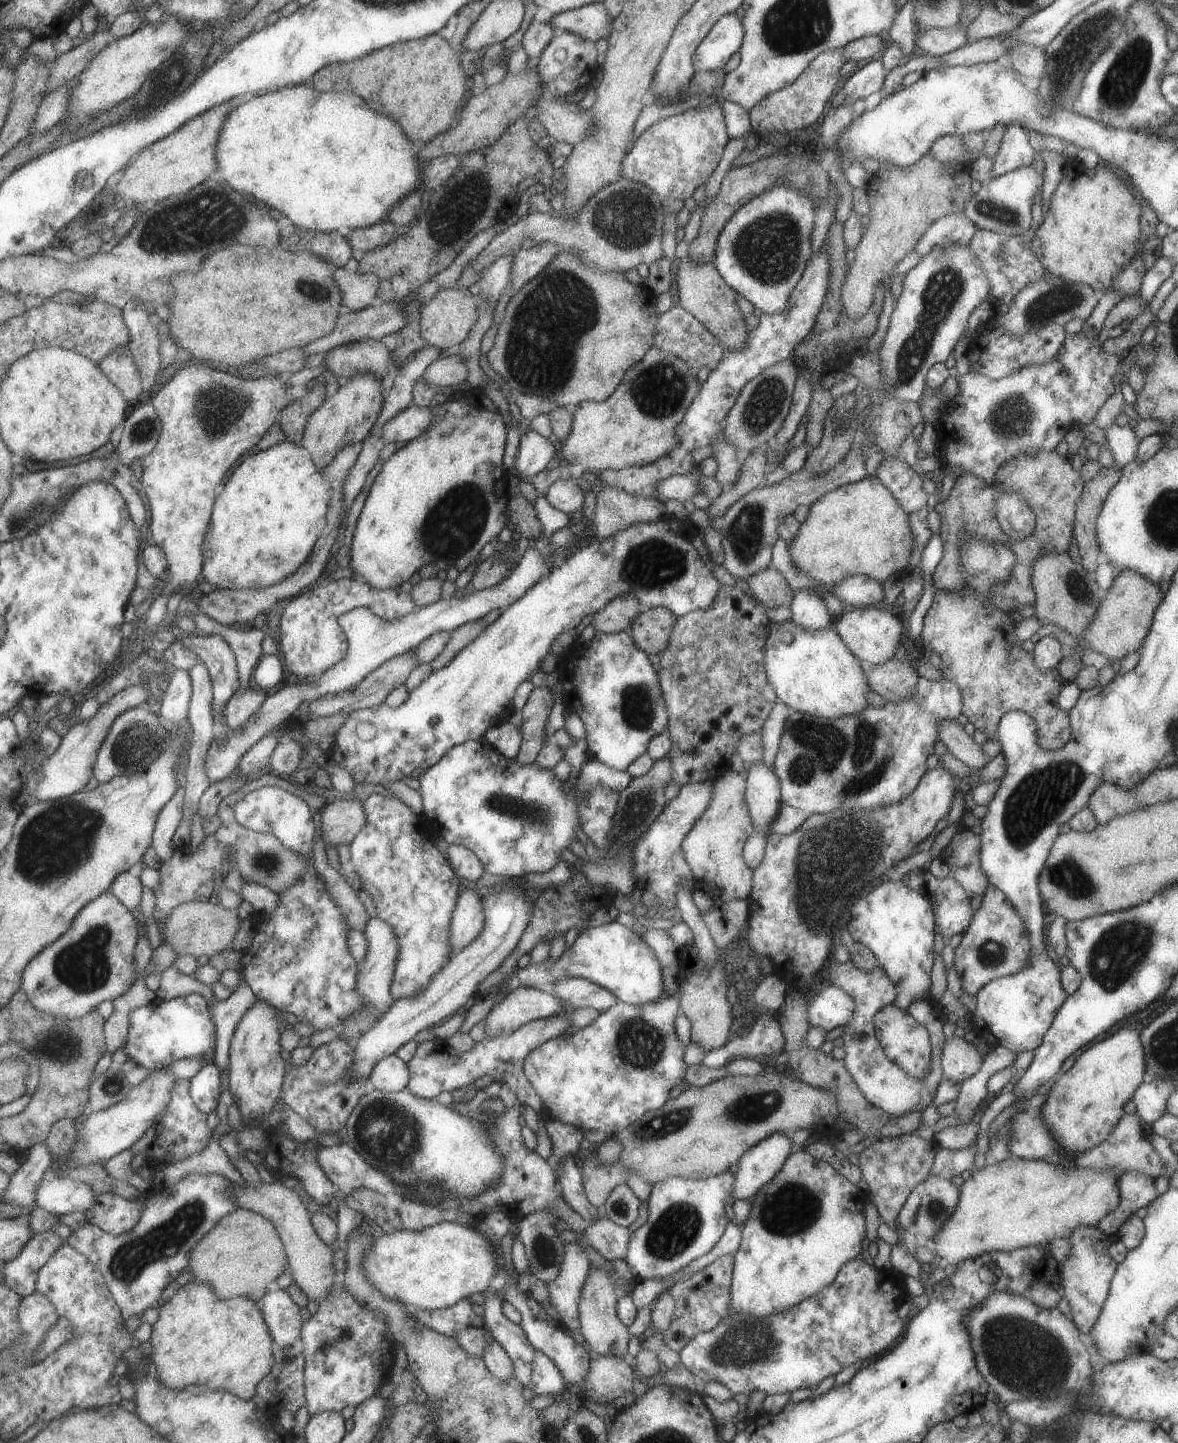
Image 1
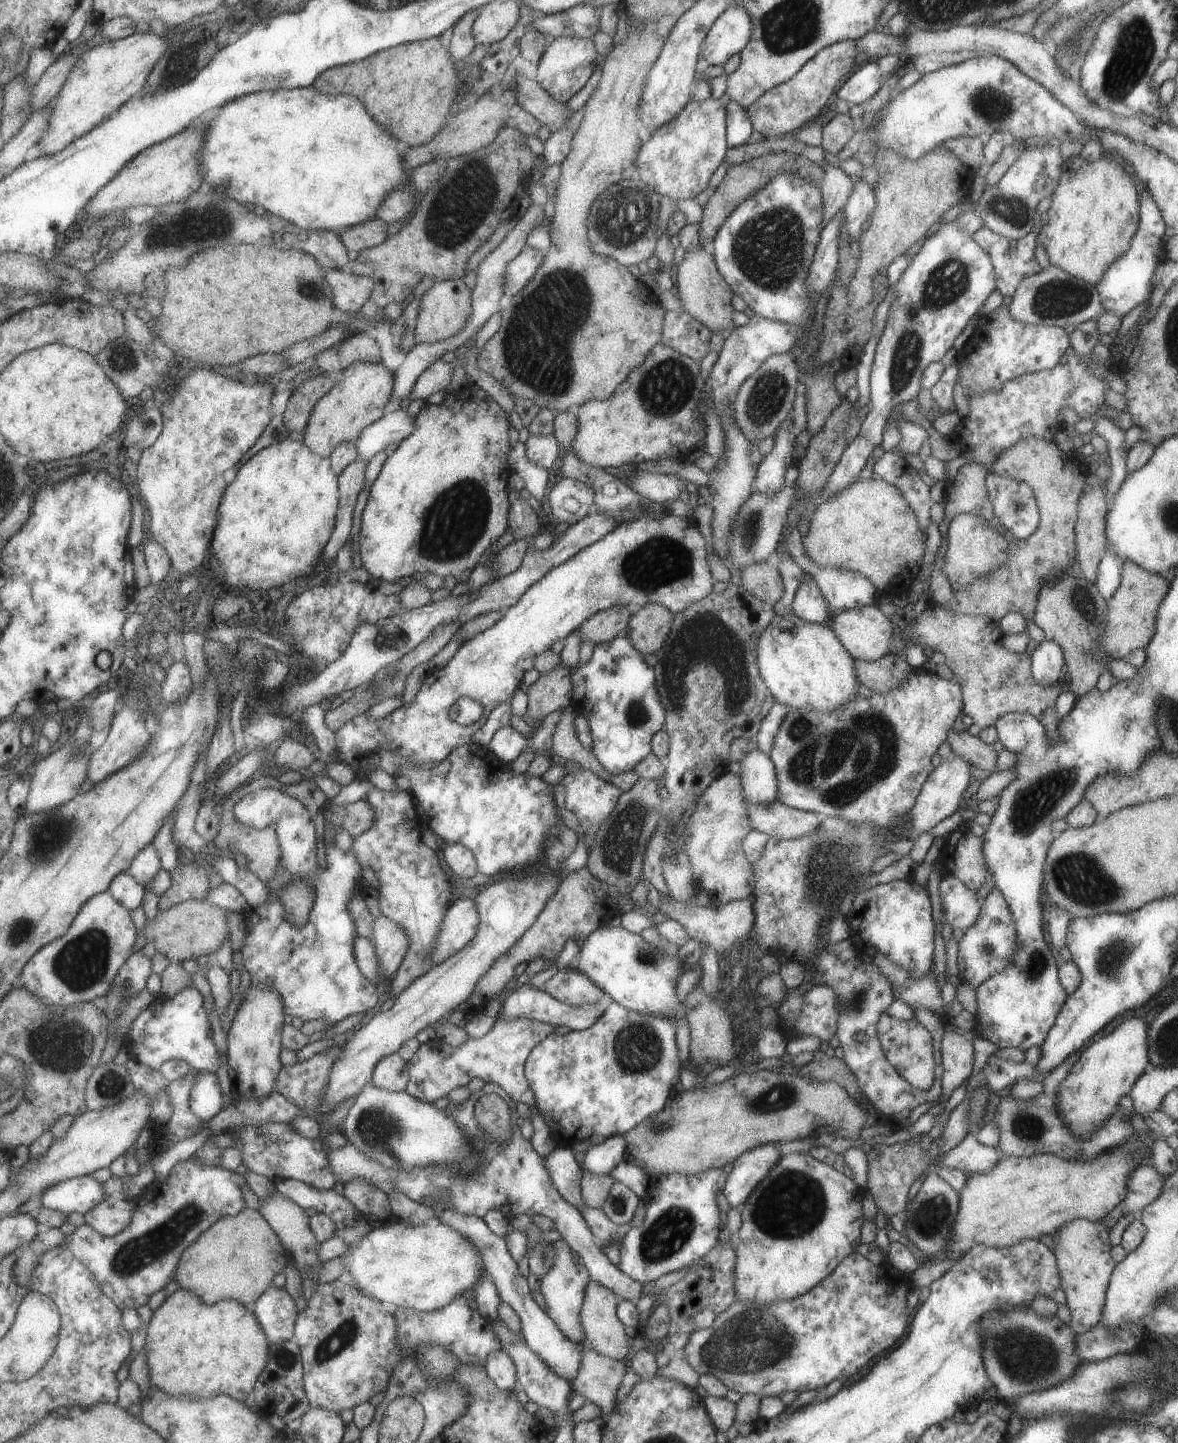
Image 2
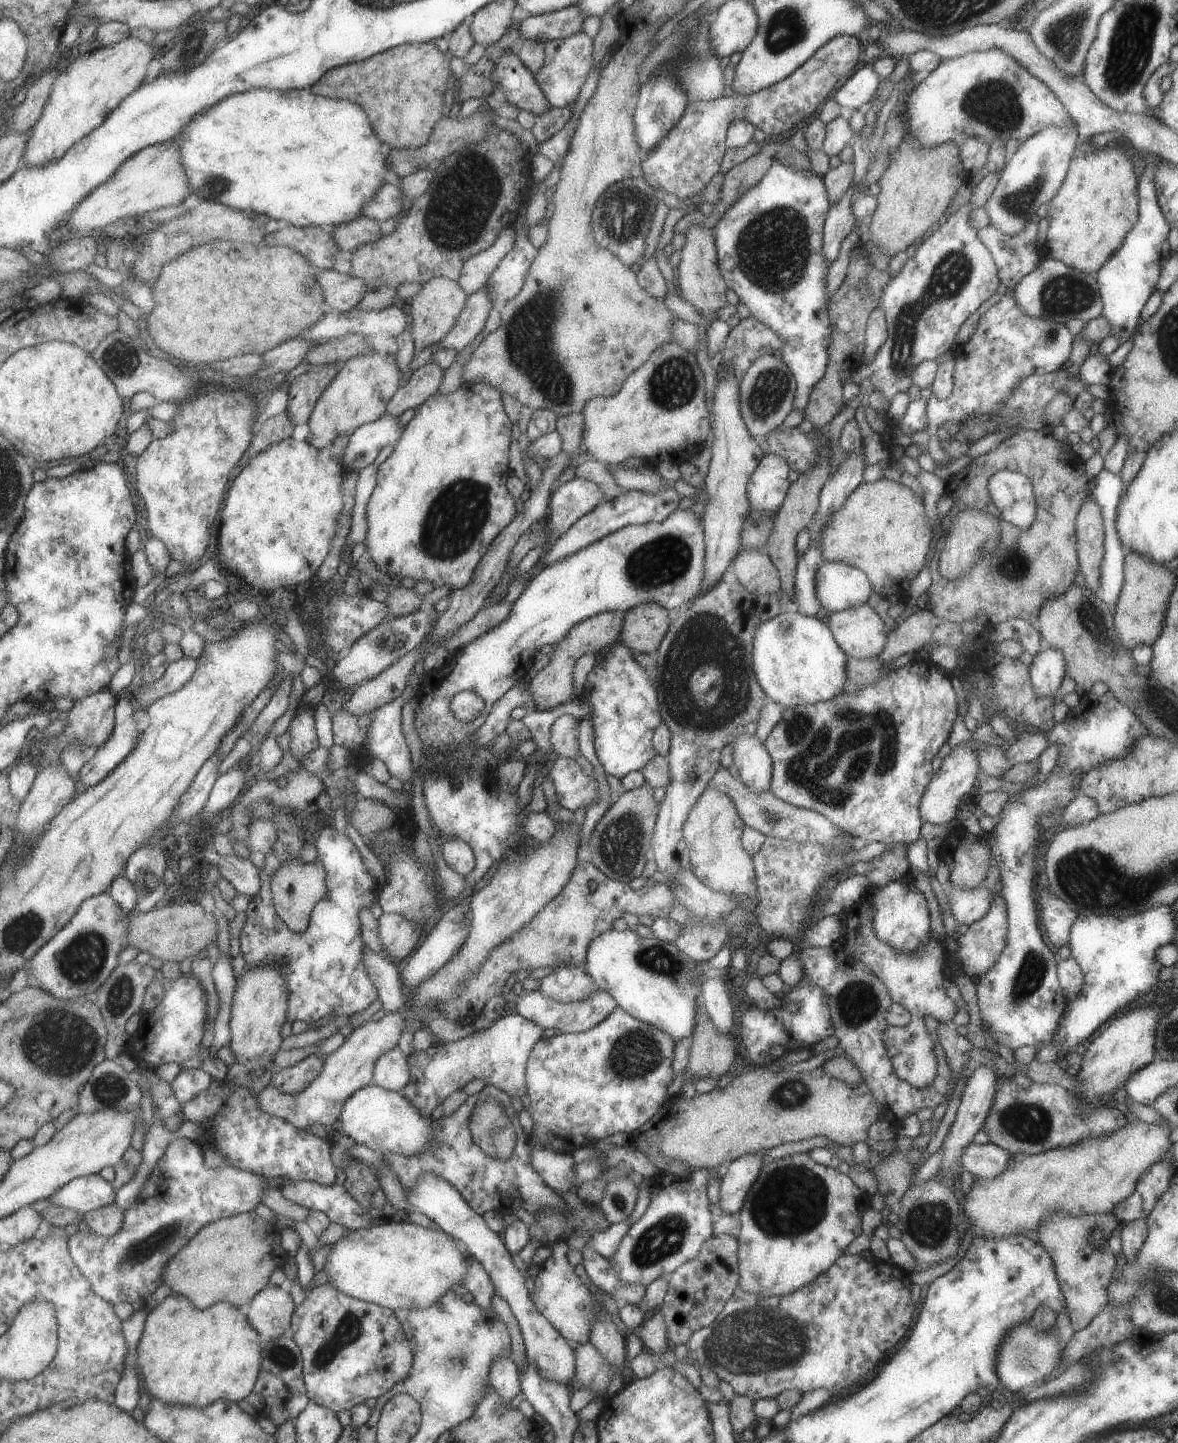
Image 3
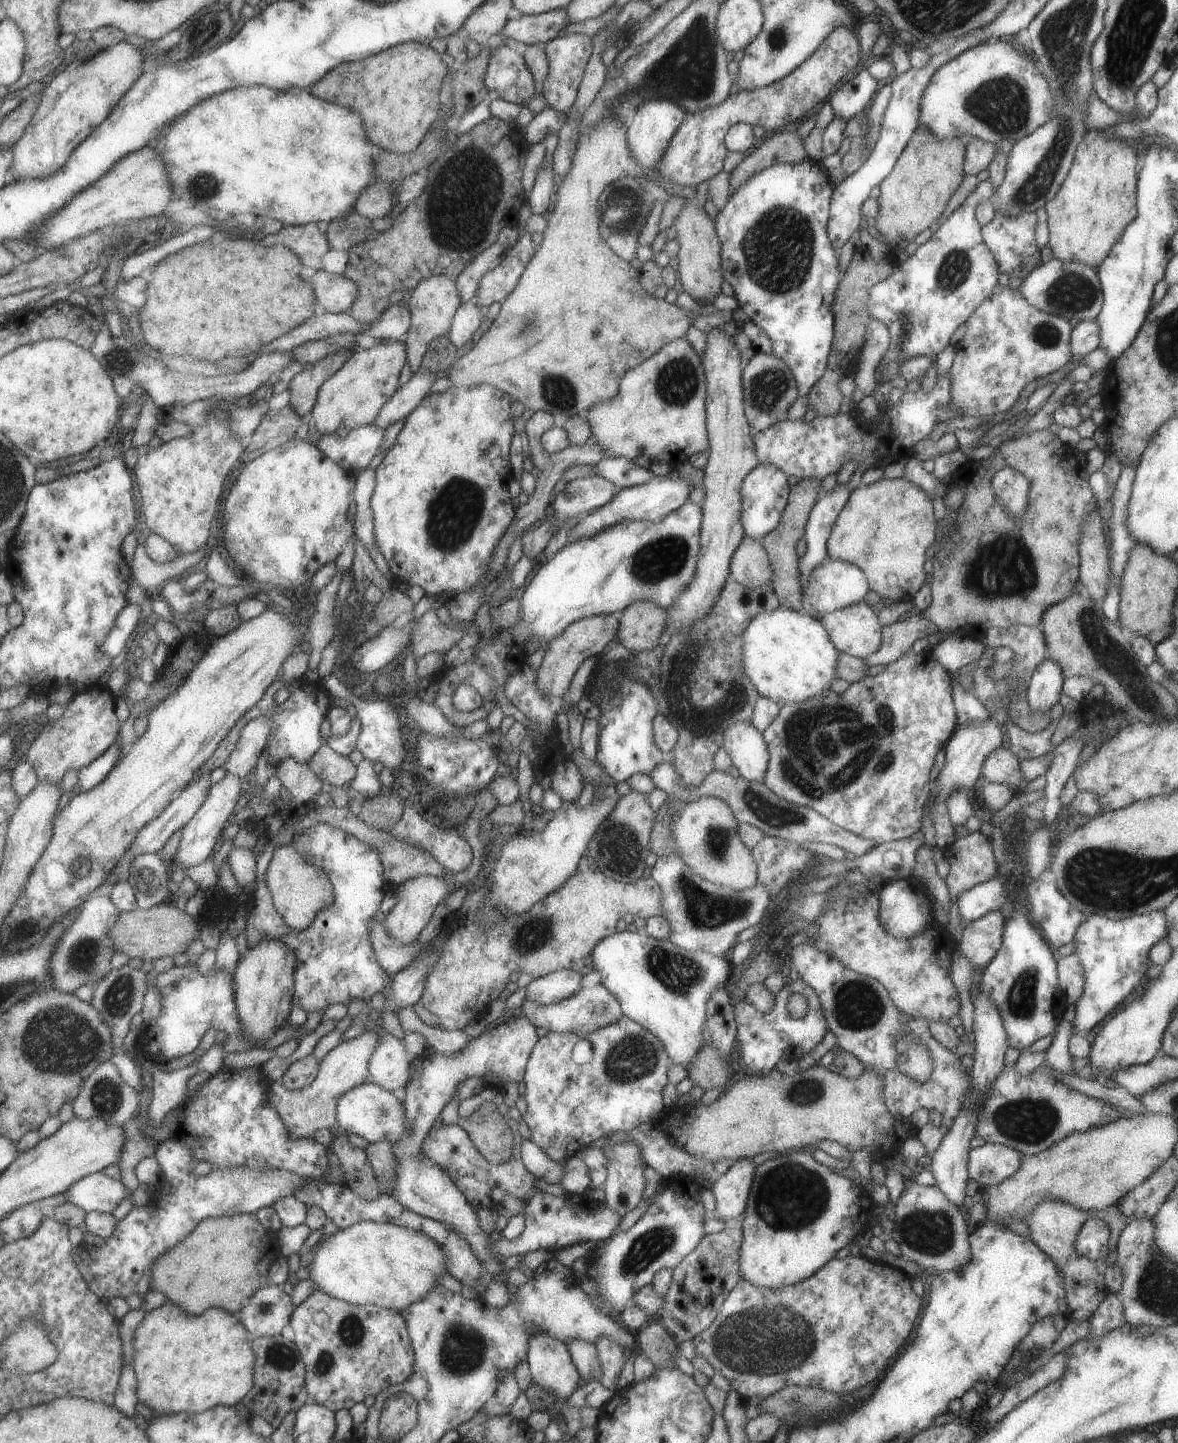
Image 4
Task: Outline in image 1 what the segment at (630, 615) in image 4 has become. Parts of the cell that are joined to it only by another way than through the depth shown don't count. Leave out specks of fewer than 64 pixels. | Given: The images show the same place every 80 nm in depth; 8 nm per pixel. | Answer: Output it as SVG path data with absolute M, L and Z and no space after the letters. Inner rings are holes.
M650 607L649 610L637 614L628 633L633 644L645 654L659 653L665 650L676 617L664 607Z

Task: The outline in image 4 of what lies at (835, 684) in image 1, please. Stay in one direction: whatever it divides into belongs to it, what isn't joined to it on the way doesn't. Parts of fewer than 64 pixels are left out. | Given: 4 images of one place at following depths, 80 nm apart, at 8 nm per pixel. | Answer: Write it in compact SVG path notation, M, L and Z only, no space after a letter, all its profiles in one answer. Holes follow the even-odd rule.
M777 608L771 611L760 611L749 620L745 630L741 632L741 672L749 678L758 696L773 700L777 705L787 702L802 702L830 691L829 684L835 679L835 664L837 664L837 650L835 650L825 628L819 620L811 618L804 612L797 612L787 608Z

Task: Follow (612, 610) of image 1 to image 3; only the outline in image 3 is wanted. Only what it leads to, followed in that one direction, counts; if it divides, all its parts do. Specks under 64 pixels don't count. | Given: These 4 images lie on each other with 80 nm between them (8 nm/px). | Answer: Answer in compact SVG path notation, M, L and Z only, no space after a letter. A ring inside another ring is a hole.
M624 611L599 613L593 617L581 620L565 634L562 640L557 642L555 649L548 656L549 662L542 671L537 671L529 682L529 694L533 696L537 711L549 711L559 704L565 704L574 700L574 688L572 684L572 670L575 662L584 654L597 654L601 648L609 648L619 639L621 626L623 626Z

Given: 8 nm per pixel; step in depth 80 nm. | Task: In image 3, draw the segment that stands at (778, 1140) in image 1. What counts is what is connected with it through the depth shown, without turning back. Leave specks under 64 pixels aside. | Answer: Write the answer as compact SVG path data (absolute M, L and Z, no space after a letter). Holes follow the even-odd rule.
M747 1154L733 1160L726 1168L719 1182L719 1208L725 1214L738 1214L743 1206L747 1192L759 1176L759 1170L766 1161L761 1155Z

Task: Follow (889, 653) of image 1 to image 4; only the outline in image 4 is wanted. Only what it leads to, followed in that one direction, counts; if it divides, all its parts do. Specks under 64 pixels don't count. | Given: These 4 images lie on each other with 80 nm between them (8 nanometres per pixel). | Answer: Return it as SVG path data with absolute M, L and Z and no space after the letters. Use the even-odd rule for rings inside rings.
M863 601L827 612L820 622L838 652L865 659L881 644L879 620Z

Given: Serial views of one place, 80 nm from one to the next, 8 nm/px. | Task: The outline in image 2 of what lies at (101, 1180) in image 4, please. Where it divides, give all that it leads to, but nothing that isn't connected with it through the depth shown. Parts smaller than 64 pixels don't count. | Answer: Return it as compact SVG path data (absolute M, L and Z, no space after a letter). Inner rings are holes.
M85 1175L55 1184L43 1194L39 1202L46 1208L84 1216L87 1212L93 1211L93 1208L101 1204L105 1198L107 1195L102 1184L91 1175Z

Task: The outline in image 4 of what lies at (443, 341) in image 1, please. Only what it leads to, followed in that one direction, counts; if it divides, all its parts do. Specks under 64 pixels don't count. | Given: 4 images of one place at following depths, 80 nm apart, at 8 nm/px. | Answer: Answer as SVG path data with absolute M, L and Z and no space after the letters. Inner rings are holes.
M434 275L426 280L421 280L409 293L411 296L408 302L408 310L409 314L411 314L411 325L407 333L404 334L403 339L406 344L406 363L411 373L415 374L417 368L420 367L429 341L441 337L442 334L449 331L455 310L463 302L460 300L459 294L457 294L455 283L442 275Z

